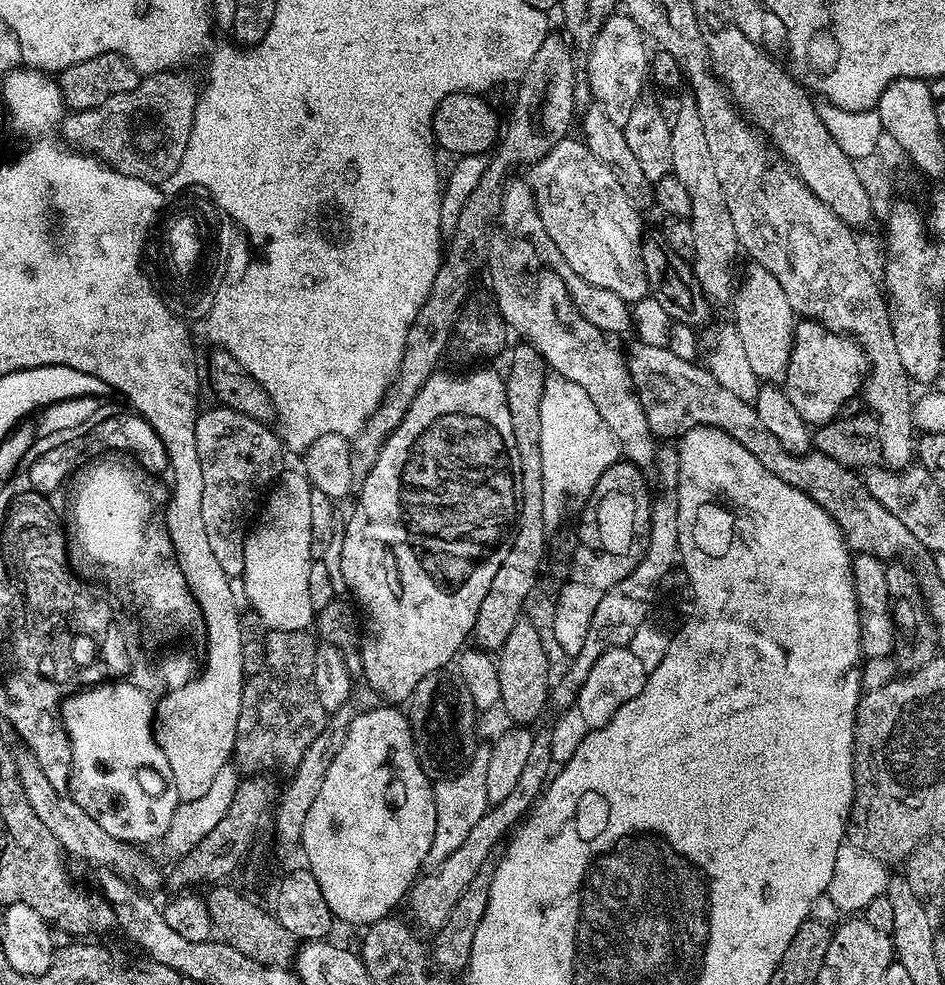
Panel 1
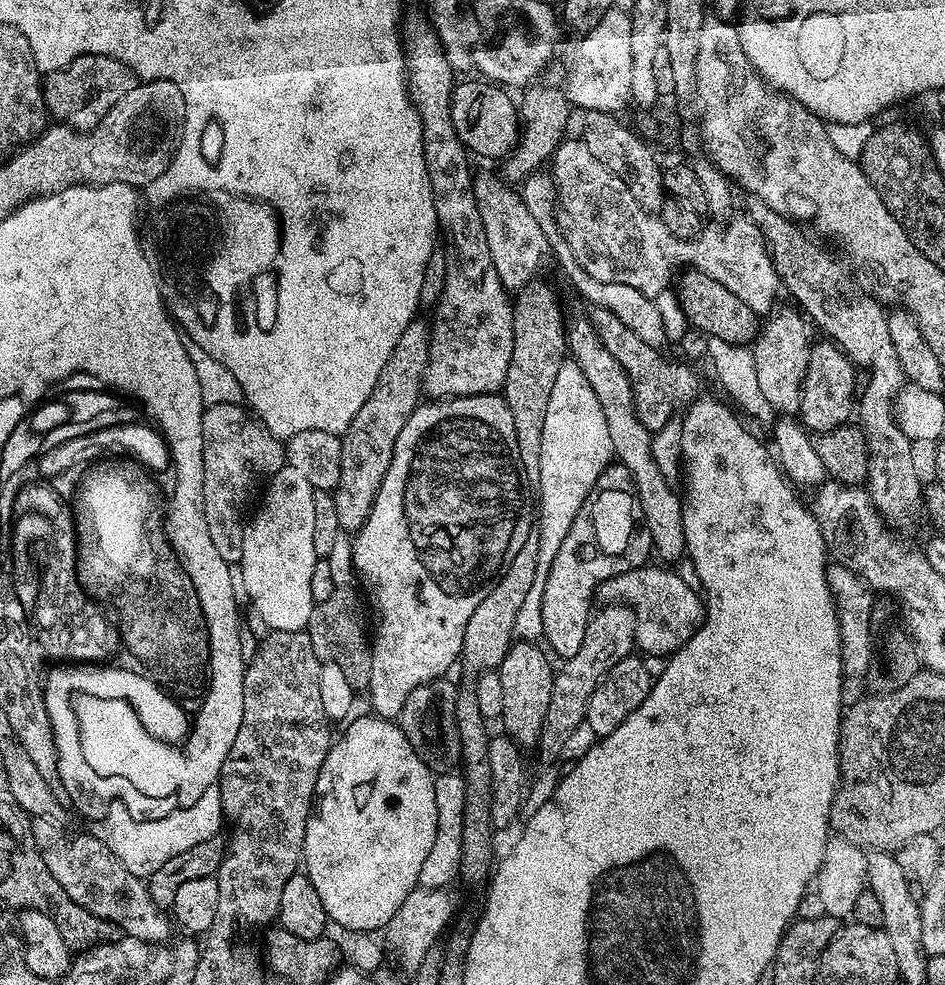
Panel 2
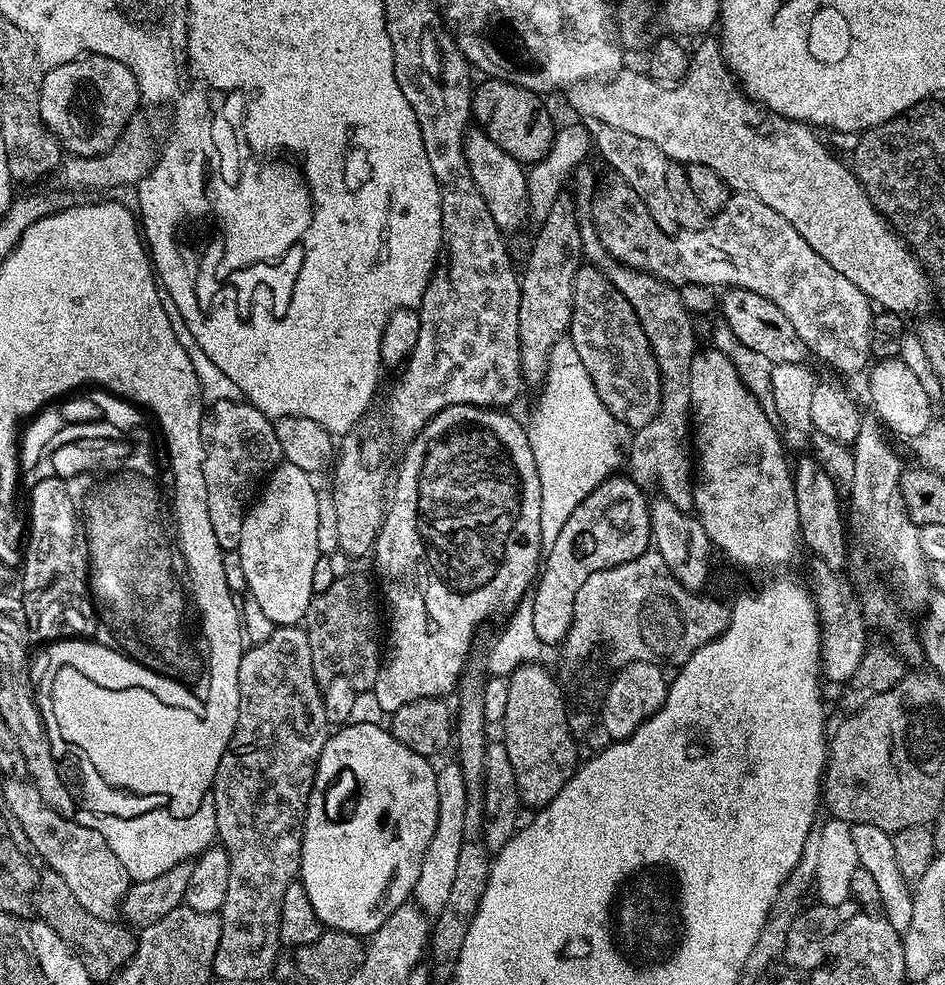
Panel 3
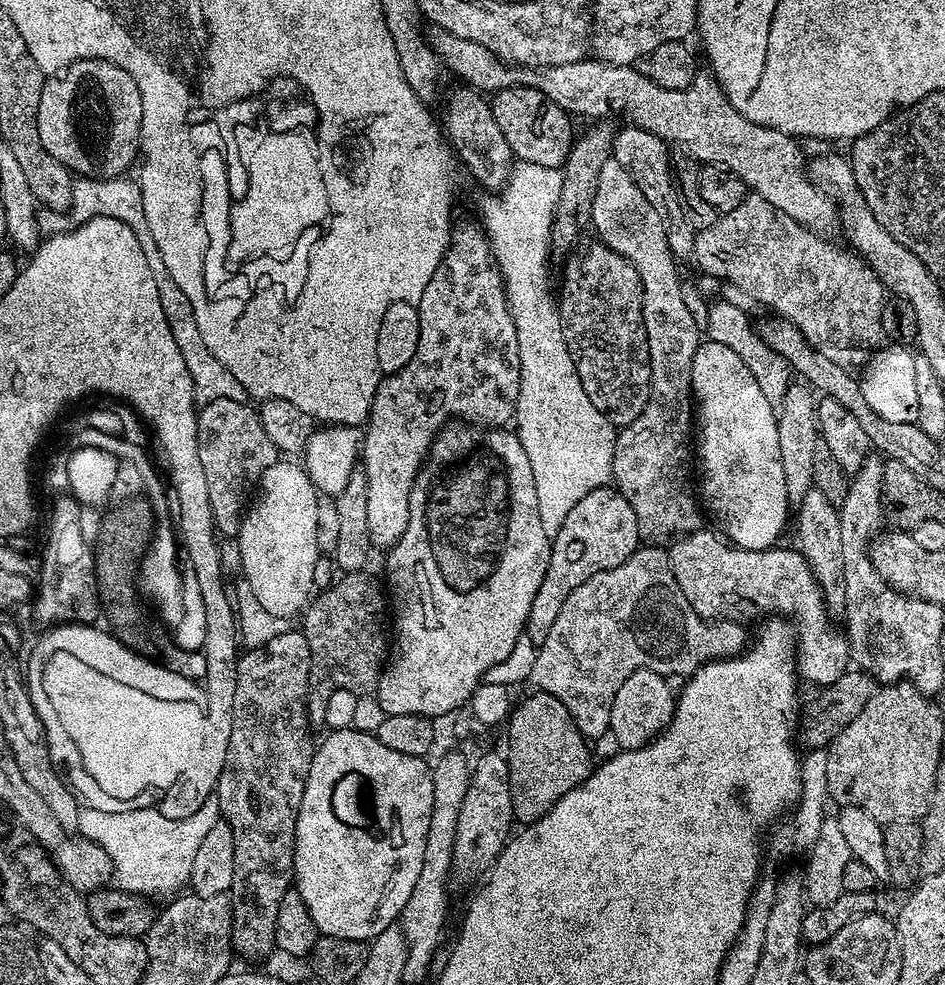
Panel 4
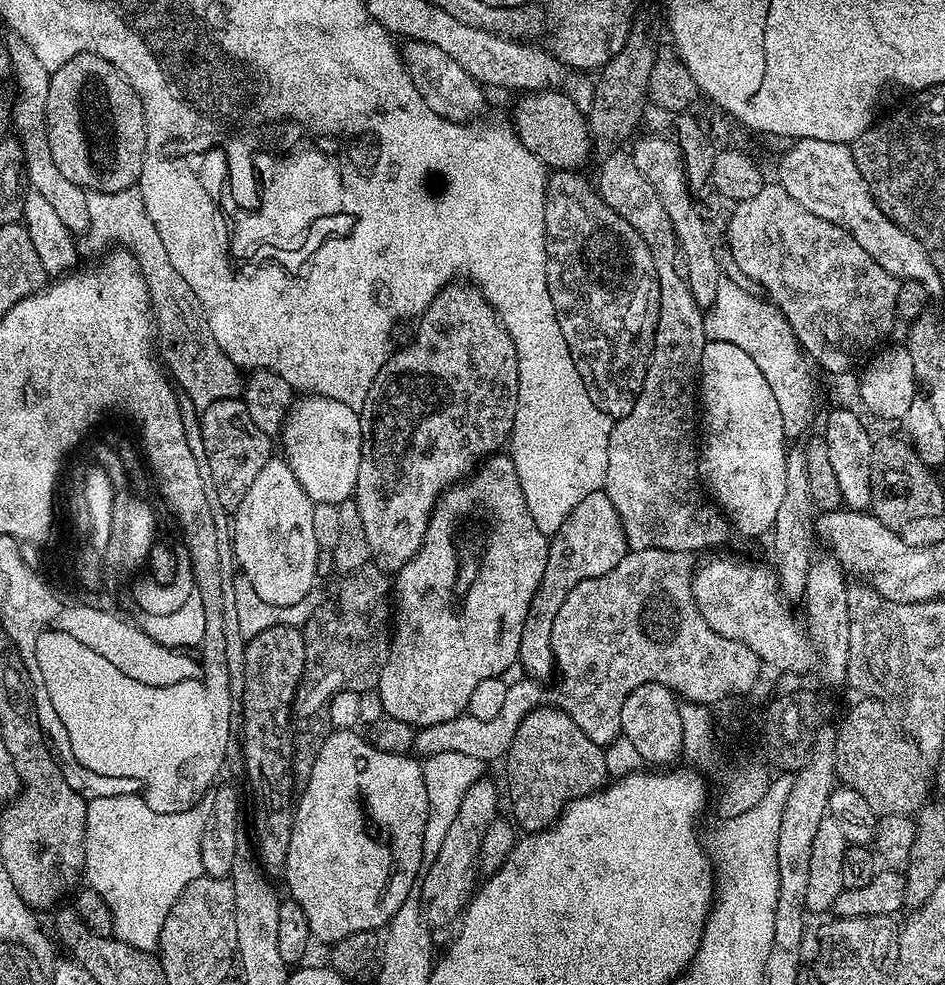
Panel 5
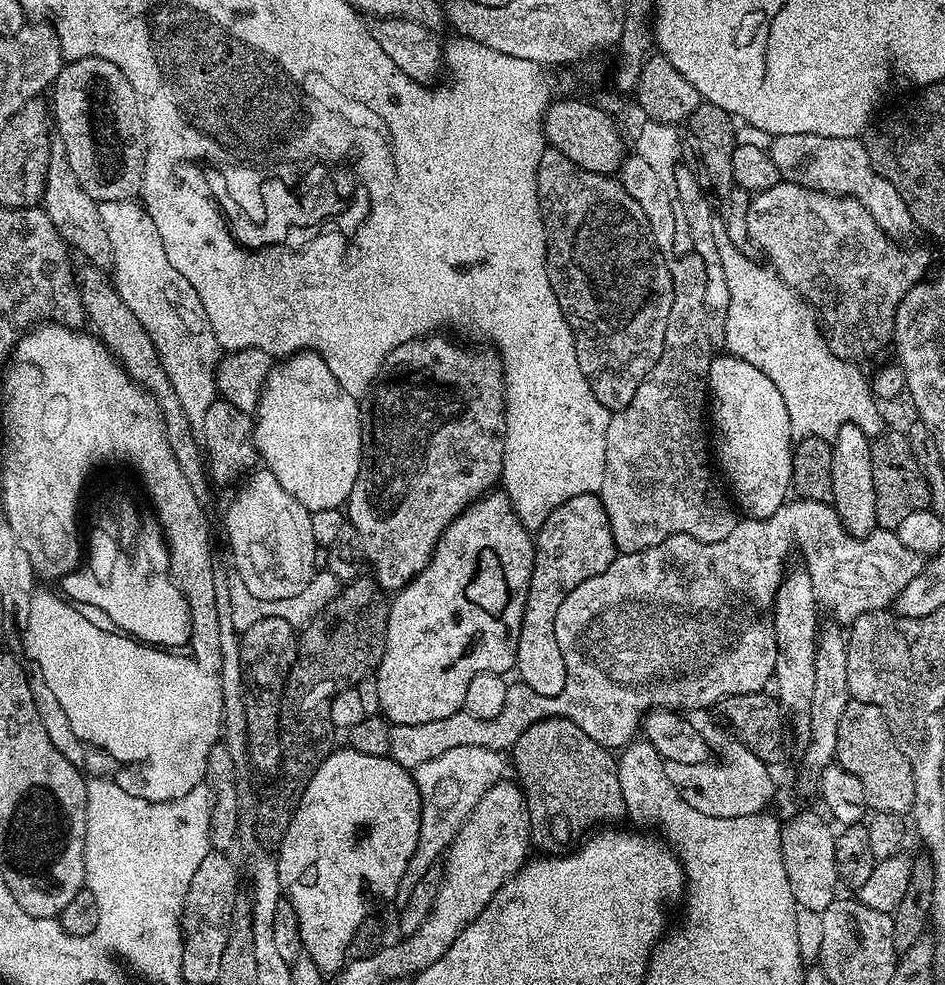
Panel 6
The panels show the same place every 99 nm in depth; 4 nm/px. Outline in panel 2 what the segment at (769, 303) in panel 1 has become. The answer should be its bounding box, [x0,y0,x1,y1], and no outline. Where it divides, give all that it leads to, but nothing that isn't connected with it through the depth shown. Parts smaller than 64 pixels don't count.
[751,307,812,414]

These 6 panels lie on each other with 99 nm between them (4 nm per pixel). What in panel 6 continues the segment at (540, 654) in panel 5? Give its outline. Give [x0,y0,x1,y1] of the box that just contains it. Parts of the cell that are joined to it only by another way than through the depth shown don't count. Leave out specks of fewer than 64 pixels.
[515,494,618,696]

